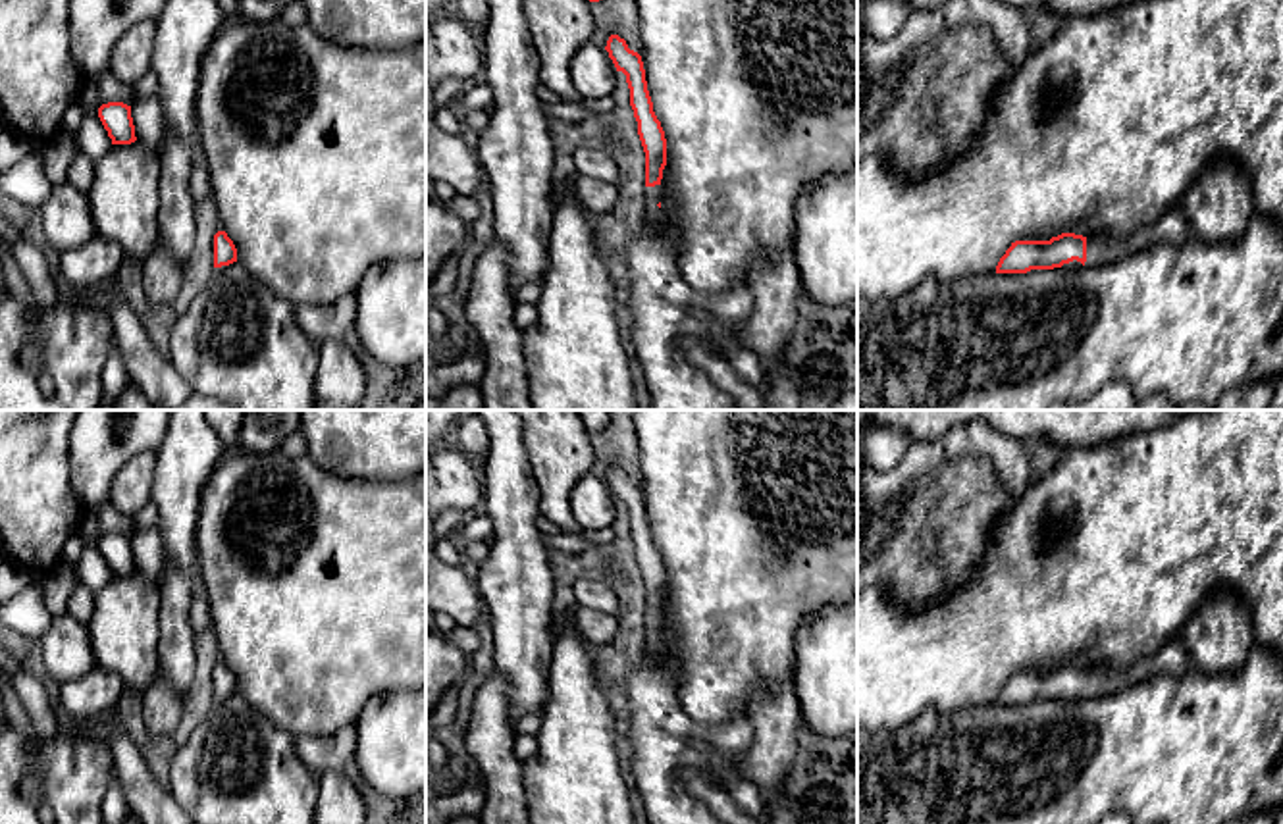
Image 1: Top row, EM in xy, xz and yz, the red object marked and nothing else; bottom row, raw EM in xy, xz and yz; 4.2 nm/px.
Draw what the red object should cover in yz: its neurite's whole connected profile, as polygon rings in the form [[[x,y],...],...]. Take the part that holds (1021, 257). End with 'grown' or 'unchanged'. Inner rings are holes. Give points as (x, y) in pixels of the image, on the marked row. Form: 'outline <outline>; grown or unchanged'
outline [[[1181,208],[1167,210],[1156,223],[1142,225],[1127,237],[1087,239],[1061,233],[1050,241],[1015,241],[996,266],[996,273],[1027,273],[1031,270],[1075,270],[1113,264],[1146,246],[1171,243],[1175,246],[1191,241],[1191,223]]]; grown

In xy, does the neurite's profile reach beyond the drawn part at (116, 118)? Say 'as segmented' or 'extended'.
as segmented

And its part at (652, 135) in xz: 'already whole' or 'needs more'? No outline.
needs more

